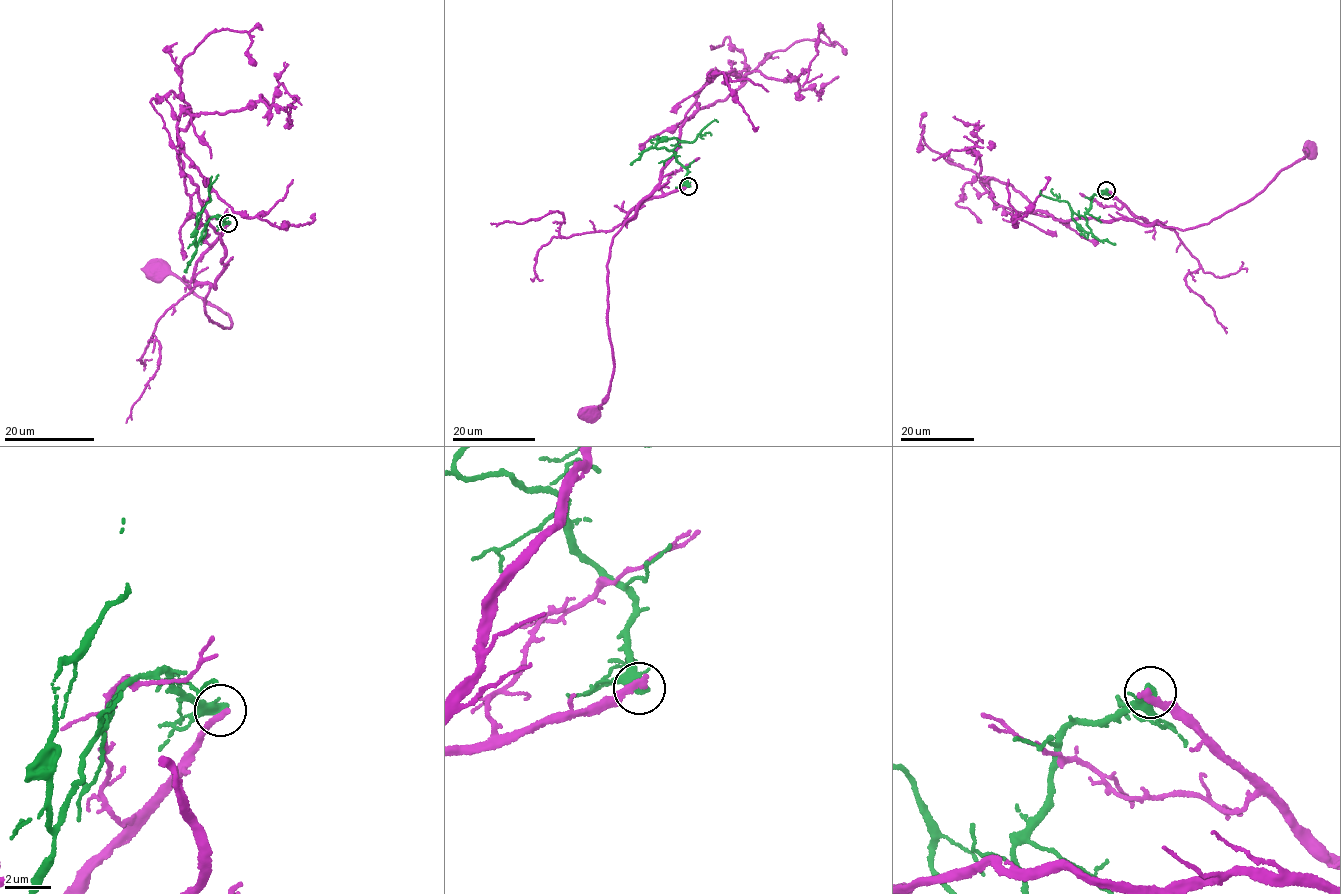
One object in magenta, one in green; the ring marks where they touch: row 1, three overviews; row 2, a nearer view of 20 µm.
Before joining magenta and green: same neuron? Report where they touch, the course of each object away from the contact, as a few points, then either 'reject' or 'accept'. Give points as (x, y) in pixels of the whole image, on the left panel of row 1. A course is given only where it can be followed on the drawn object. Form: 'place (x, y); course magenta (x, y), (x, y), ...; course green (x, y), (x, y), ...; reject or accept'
place (228, 223); course magenta (228, 224), (201, 254), (195, 282), (209, 285), (210, 321), (229, 329), (229, 315), (157, 271); course green (228, 223), (216, 215), (208, 220), (202, 237), (195, 244), (197, 214), (208, 201), (210, 185), (218, 174); reject

